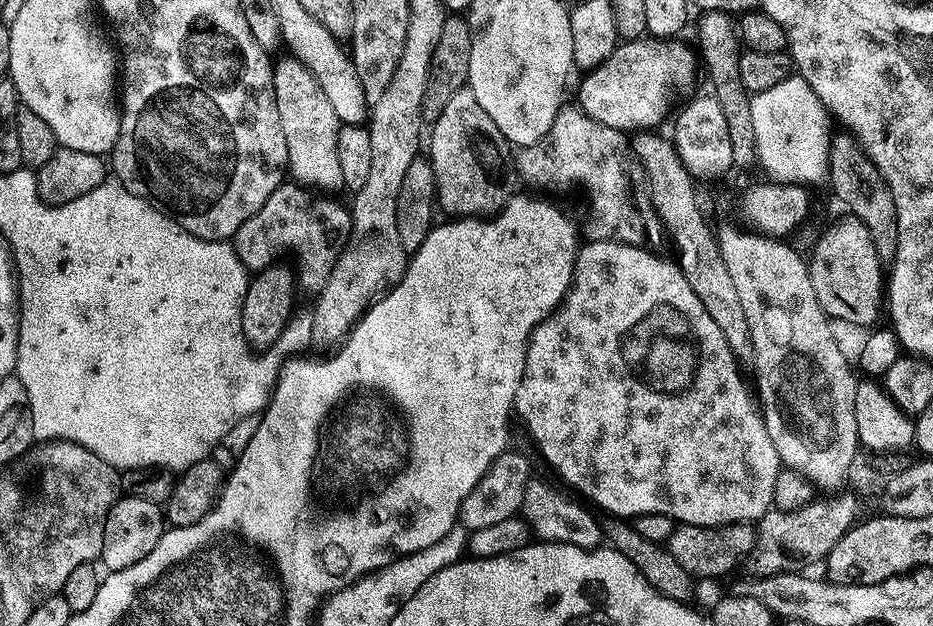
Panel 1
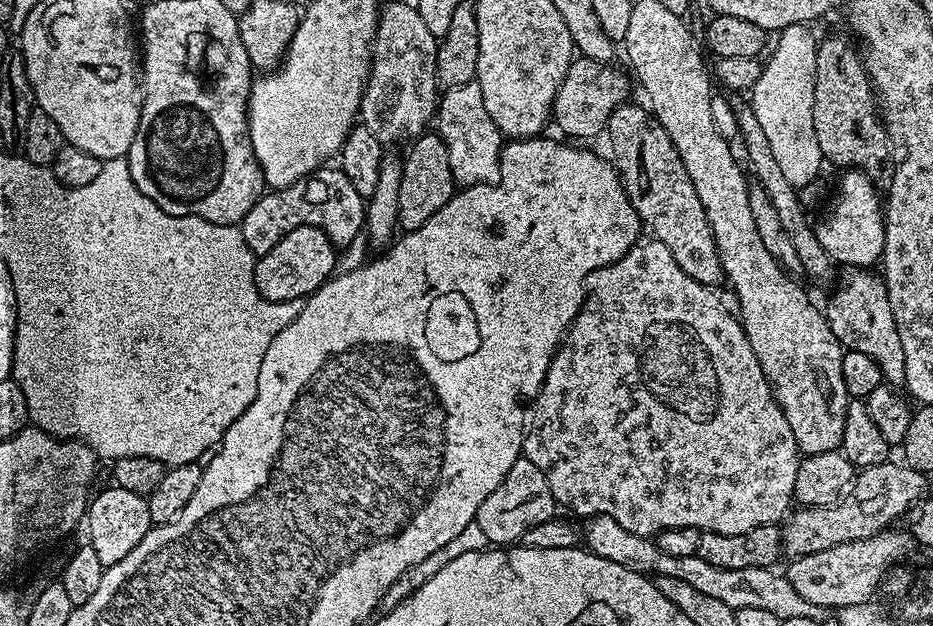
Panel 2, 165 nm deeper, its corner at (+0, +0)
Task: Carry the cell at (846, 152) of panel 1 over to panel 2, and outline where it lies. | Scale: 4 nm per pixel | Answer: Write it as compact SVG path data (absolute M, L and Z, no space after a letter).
M828 36L816 45L816 85L814 86L814 134L818 138L820 155L839 170L856 169L864 172L873 182L879 181L880 171L889 167L892 158L892 146L884 122L878 115L874 103L872 81L864 68L861 53L854 47L853 41L844 36Z

